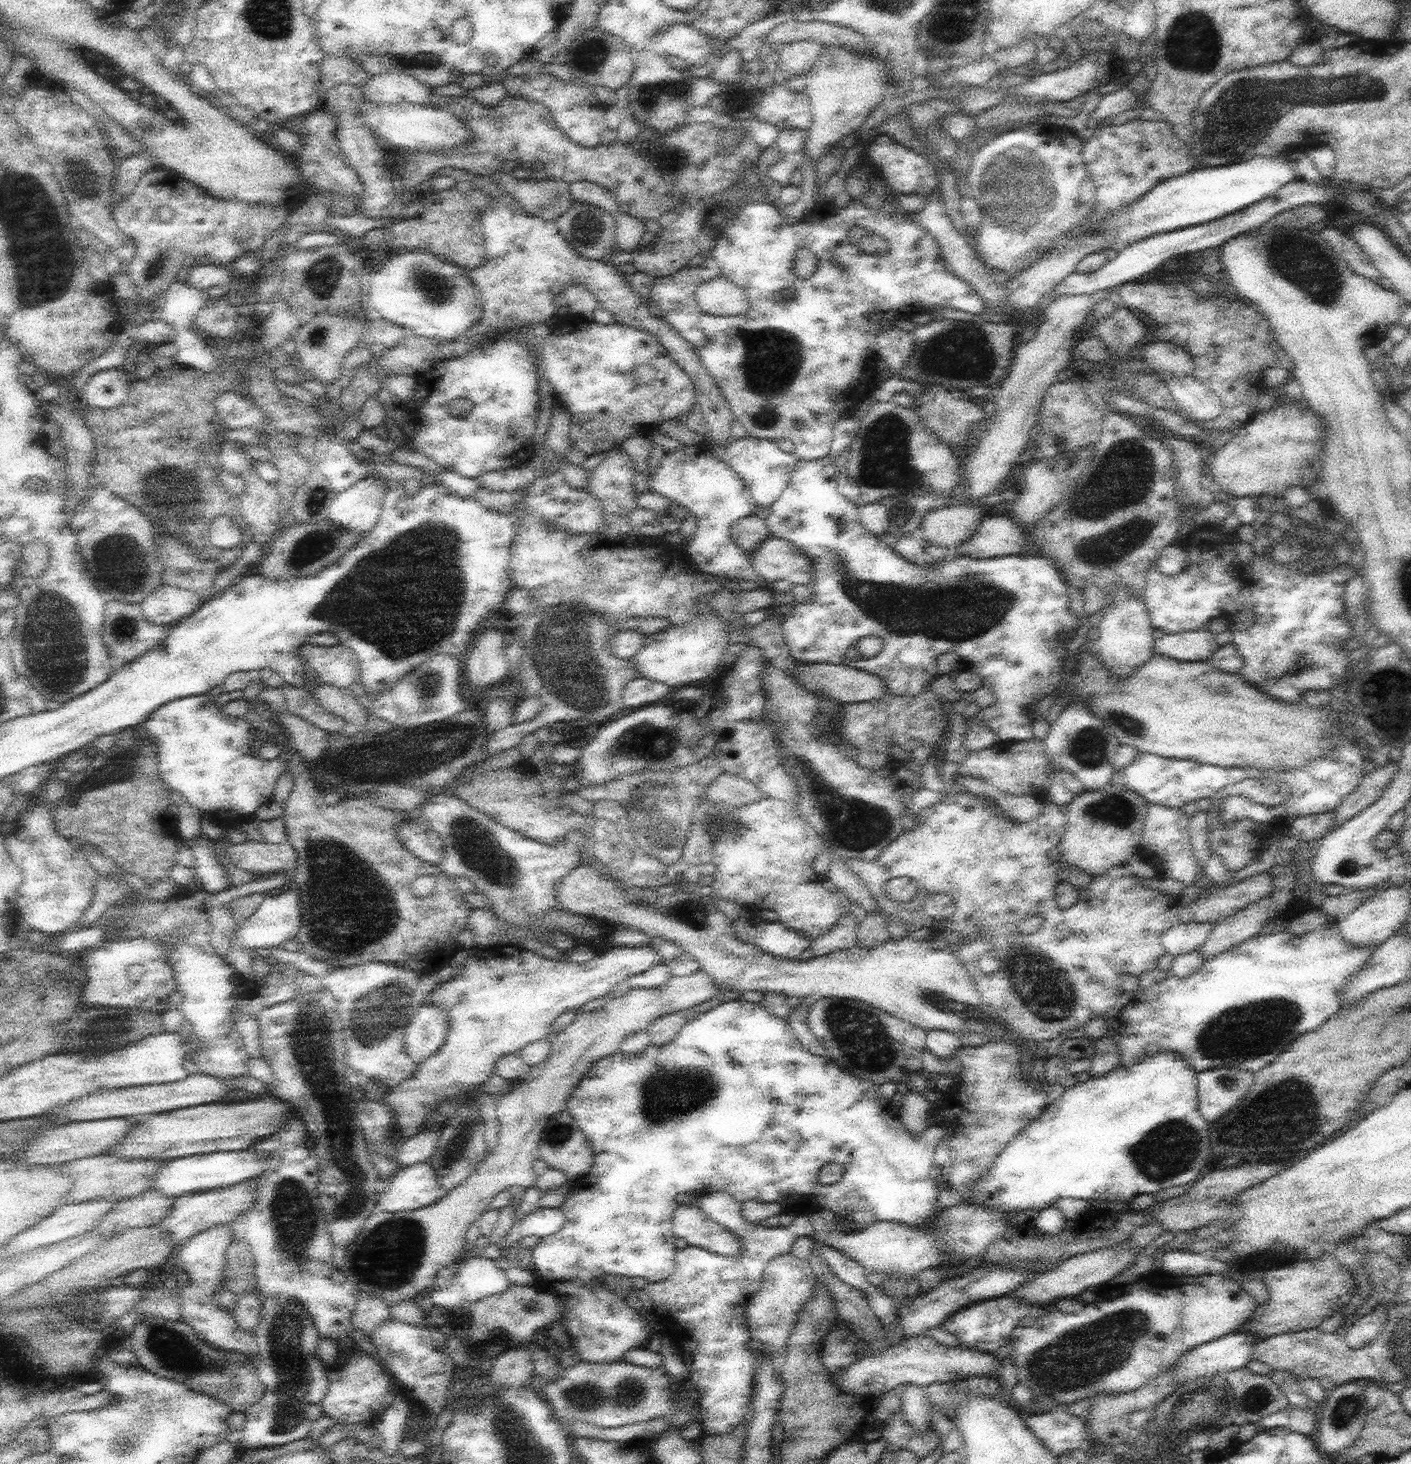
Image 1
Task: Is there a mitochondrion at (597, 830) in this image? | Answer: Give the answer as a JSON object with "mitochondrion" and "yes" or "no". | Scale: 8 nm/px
{"mitochondrion":"no"}

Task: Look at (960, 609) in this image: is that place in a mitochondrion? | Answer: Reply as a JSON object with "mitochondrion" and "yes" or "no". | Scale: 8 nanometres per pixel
{"mitochondrion":"yes"}

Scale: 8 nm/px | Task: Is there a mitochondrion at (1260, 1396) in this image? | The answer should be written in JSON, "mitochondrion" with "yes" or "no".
{"mitochondrion":"yes"}

